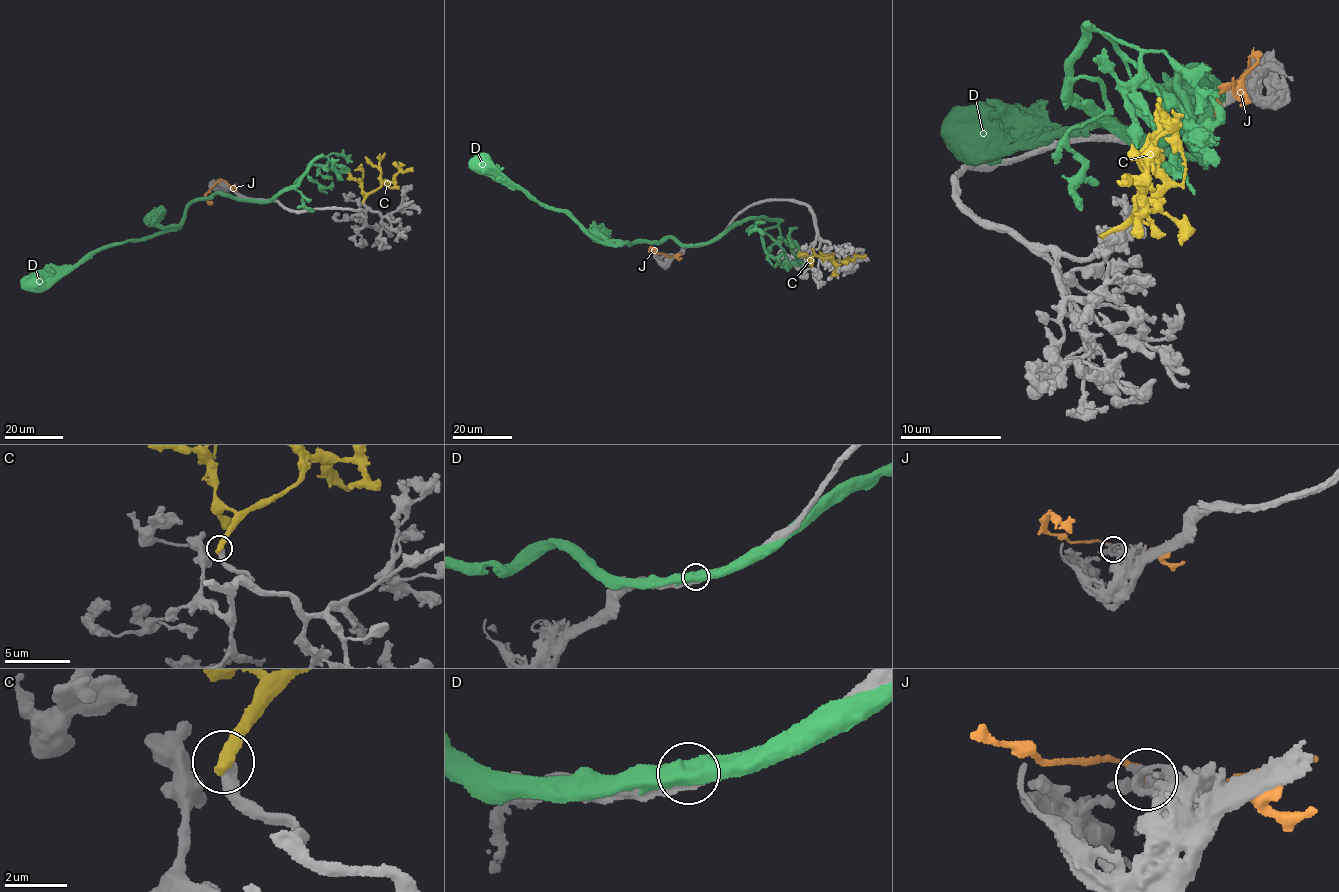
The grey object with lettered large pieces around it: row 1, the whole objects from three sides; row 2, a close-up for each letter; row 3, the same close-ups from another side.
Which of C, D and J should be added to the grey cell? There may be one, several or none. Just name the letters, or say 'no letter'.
no letter

